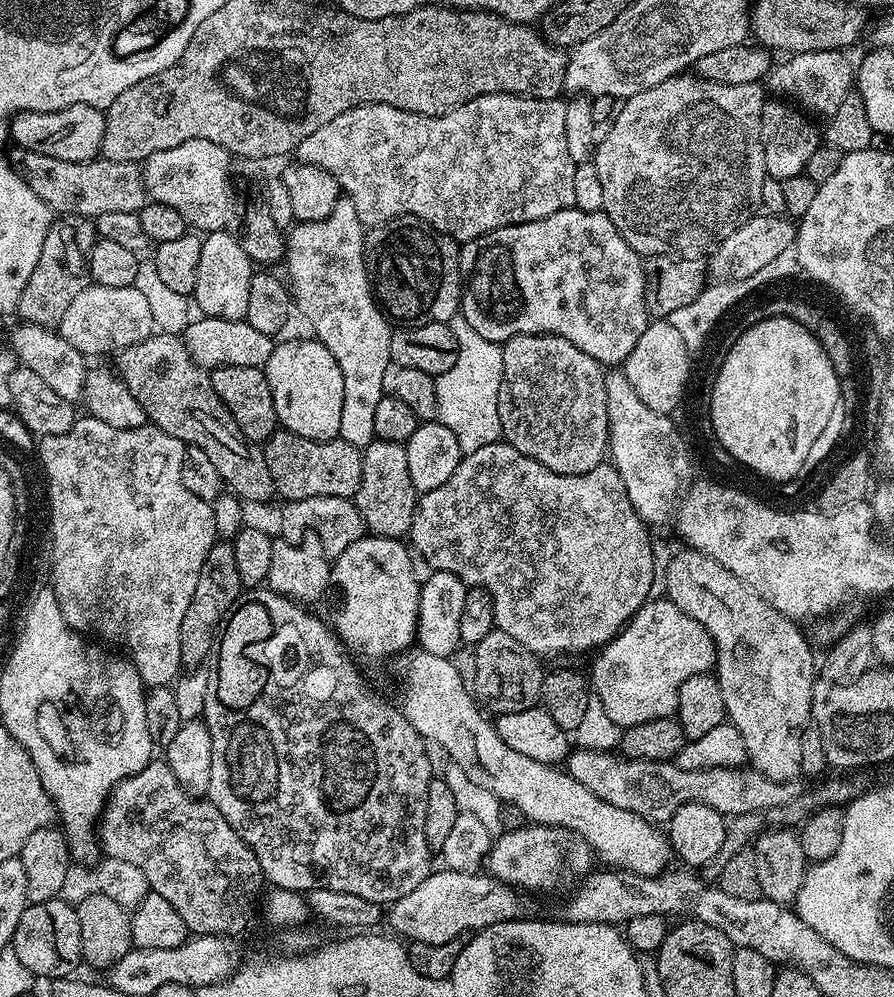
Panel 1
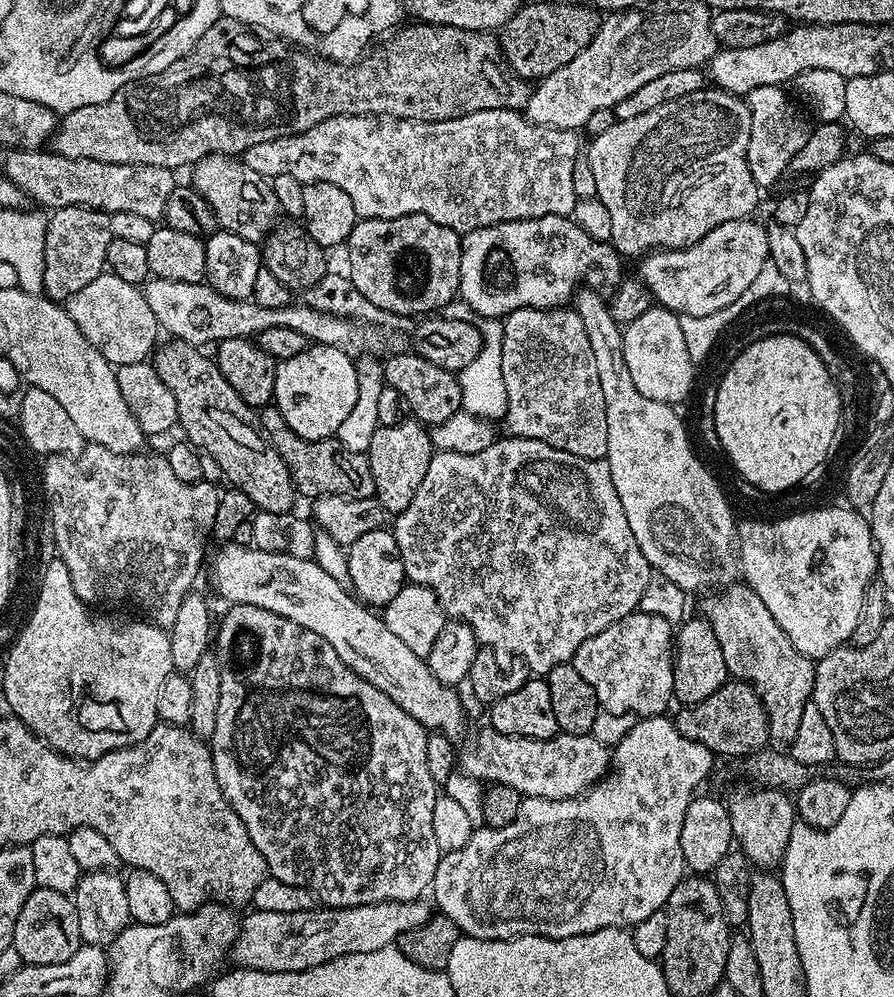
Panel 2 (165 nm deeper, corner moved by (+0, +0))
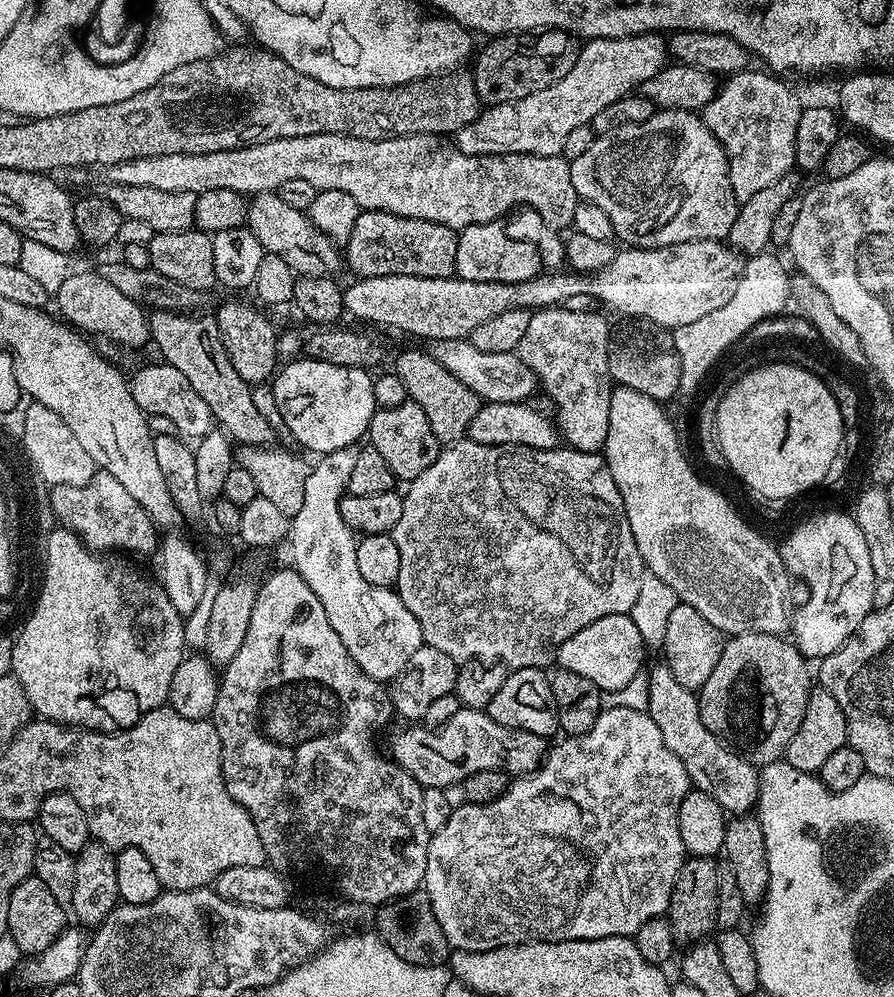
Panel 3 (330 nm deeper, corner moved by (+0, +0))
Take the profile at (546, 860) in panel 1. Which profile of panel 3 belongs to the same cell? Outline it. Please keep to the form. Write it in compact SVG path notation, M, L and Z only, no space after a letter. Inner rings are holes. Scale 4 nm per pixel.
M605 707L586 734L561 741L561 744L553 743L549 747L543 764L535 772L513 779L510 787L494 802L465 802L460 808L453 808L442 830L431 833L422 888L430 898L434 914L453 949L485 952L507 944L526 944L534 940L597 940L611 936L632 938L642 922L667 913L672 887L686 859L682 834L678 834L678 806L682 806L682 798L686 798L690 791L686 766L682 766L674 750L666 746L662 730L658 730L654 718L641 709L639 712L636 708Z

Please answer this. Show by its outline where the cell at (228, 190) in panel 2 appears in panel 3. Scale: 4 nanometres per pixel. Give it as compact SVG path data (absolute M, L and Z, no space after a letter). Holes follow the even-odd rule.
M275 191L258 192L251 197L248 206L246 226L258 238L265 252L278 254L290 266L297 277L301 276L332 276L335 268L342 264L342 256L337 245L333 244L318 226L308 217L307 212L294 210L294 206L286 206Z

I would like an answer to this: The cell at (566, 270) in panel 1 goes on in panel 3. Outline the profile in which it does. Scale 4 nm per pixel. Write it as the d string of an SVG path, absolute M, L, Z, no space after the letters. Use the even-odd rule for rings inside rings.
M503 223L475 224L459 229L457 277L478 282L518 283L534 278L541 271L539 250L529 241L516 241L508 237Z

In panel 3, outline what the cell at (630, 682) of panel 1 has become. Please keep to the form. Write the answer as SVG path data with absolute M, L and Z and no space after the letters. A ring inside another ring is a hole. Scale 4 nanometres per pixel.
M610 614L606 618L598 618L598 622L590 622L590 626L578 630L578 634L565 636L560 643L558 664L574 674L582 674L582 678L590 678L590 682L594 682L594 686L598 686L601 693L608 694L622 691L639 674L644 652L646 653L645 642L631 617L628 614Z

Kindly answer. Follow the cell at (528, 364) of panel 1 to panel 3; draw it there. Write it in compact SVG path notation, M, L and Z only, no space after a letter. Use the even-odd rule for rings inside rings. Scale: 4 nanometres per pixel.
M563 306L541 308L532 312L530 326L526 326L526 334L522 334L522 342L518 355L537 378L539 387L548 391L552 404L556 407L555 423L558 432L564 436L571 447L579 452L600 452L610 426L610 398L614 381L607 364L610 325L600 317L599 311L575 312Z

